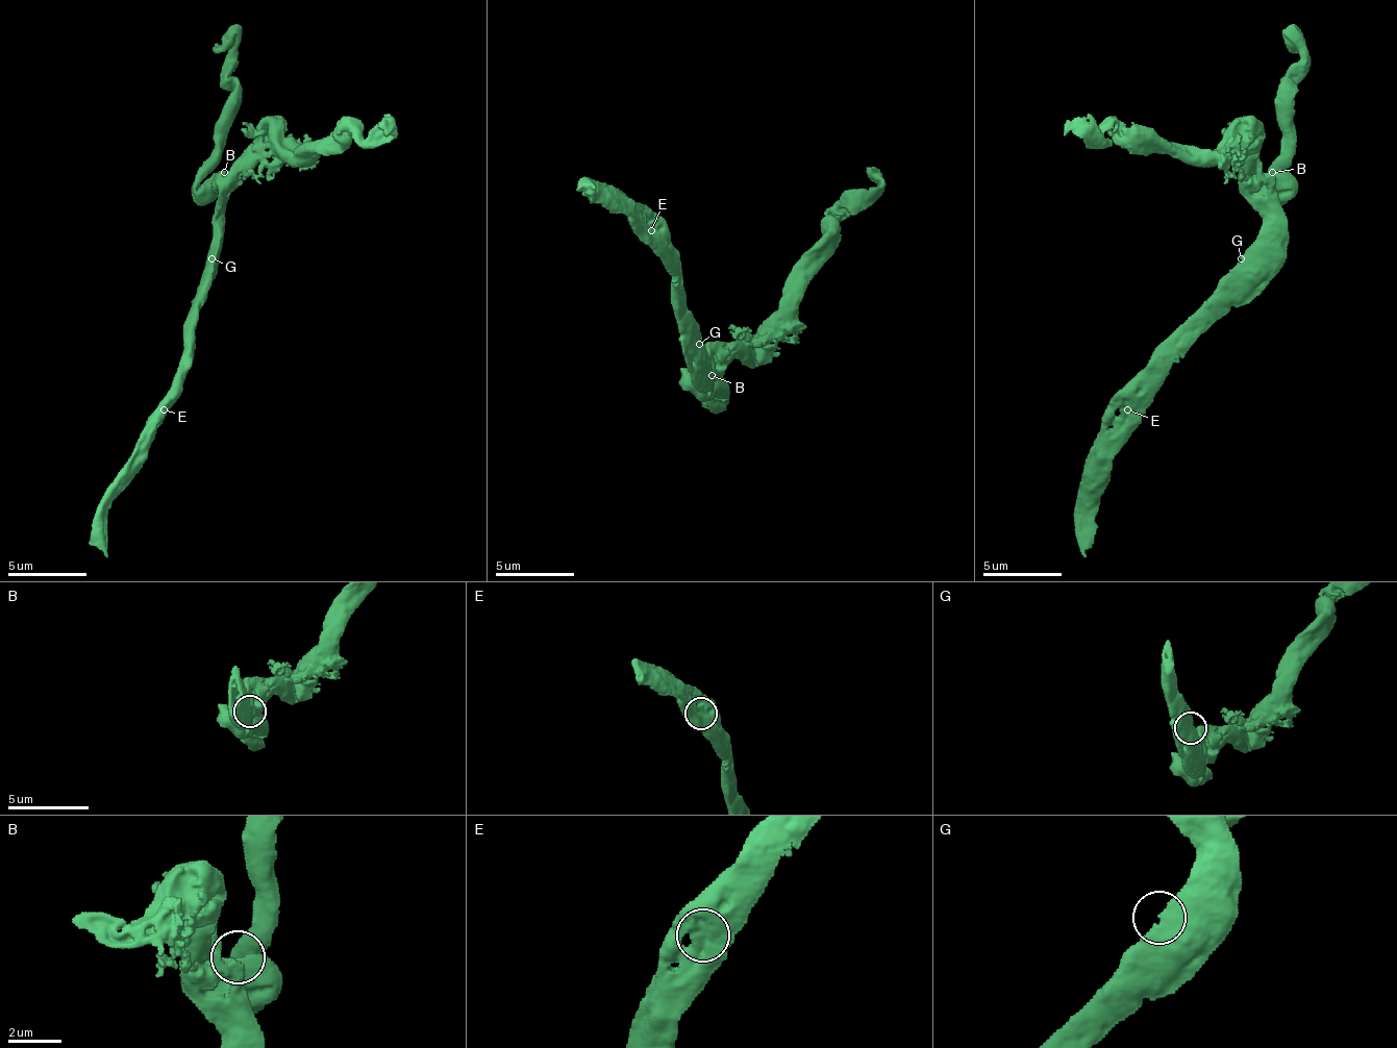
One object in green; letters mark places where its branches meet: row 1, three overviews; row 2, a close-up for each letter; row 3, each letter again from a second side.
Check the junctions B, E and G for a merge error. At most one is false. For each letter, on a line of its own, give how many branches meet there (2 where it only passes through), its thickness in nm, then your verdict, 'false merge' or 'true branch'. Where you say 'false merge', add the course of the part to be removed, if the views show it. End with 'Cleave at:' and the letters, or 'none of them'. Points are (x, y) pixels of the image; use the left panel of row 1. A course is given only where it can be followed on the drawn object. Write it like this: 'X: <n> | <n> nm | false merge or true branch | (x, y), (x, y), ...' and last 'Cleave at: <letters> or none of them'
B: 1 | 750 nm | true branch
E: 2 | 750 nm | true branch
G: 1 | 750 nm | true branch
Cleave at: none of them

